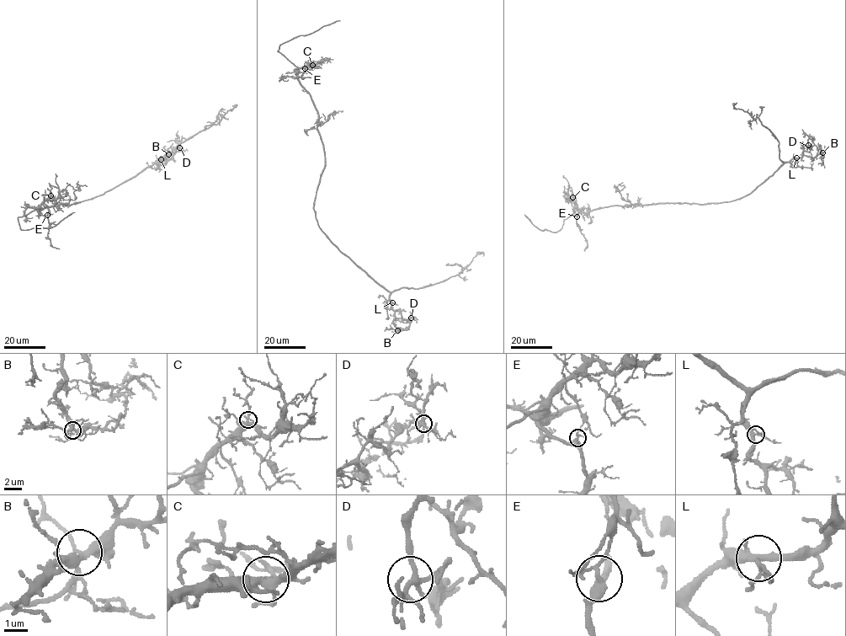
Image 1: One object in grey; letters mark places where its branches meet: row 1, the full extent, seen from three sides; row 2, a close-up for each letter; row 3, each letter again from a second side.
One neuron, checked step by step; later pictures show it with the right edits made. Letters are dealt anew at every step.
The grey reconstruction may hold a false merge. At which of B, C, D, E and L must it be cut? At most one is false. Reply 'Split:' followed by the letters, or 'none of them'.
Split: E

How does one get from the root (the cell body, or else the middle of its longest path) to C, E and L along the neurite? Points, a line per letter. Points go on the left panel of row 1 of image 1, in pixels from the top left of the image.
C: (74, 204), (79, 202), (51, 205), (39, 211), (40, 205), (50, 195)
E: (74, 204), (38, 211), (41, 214), (47, 215)
L: (74, 204), (103, 195), (161, 159)

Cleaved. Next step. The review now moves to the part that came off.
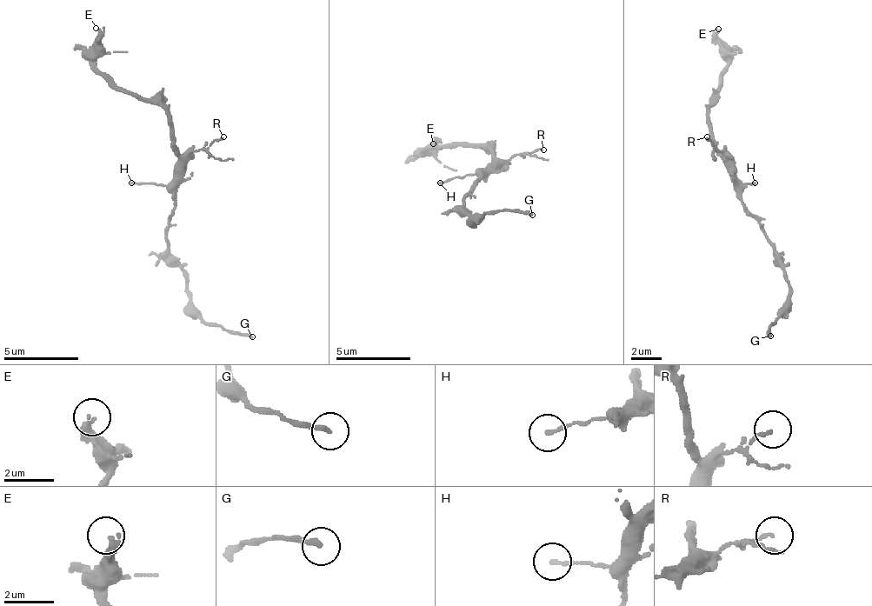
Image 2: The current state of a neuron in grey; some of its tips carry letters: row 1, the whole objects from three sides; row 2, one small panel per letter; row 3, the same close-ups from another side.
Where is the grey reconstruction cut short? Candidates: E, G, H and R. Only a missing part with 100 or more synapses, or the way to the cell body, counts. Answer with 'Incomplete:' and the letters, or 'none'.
Incomplete: E

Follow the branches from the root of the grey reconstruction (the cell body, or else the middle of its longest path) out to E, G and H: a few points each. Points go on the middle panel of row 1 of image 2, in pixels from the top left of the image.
E: (483, 176), (495, 149), (490, 143), (446, 143), (428, 150), (436, 143), (433, 143)
G: (483, 176), (465, 197), (463, 205), (475, 220), (471, 223), (480, 223), (489, 211), (529, 211), (532, 215)
H: (483, 176), (465, 176), (462, 179), (447, 179), (440, 183)

